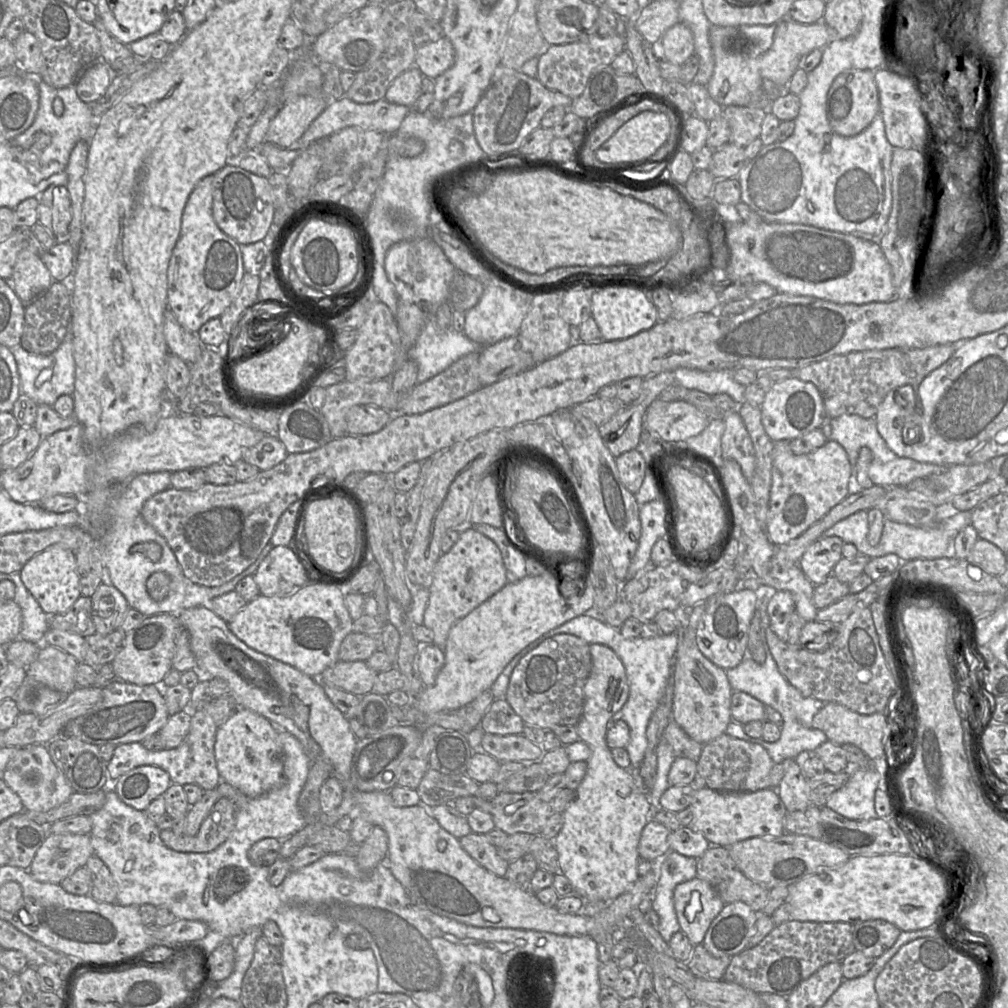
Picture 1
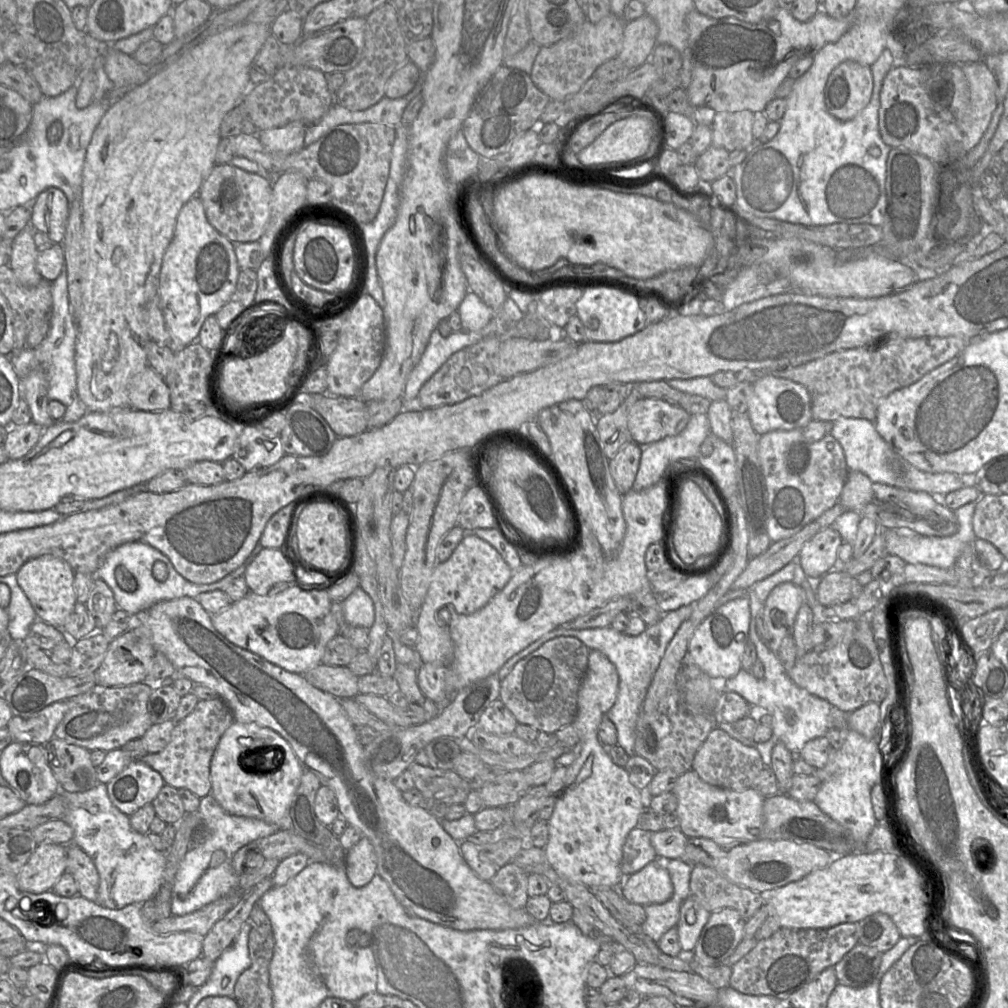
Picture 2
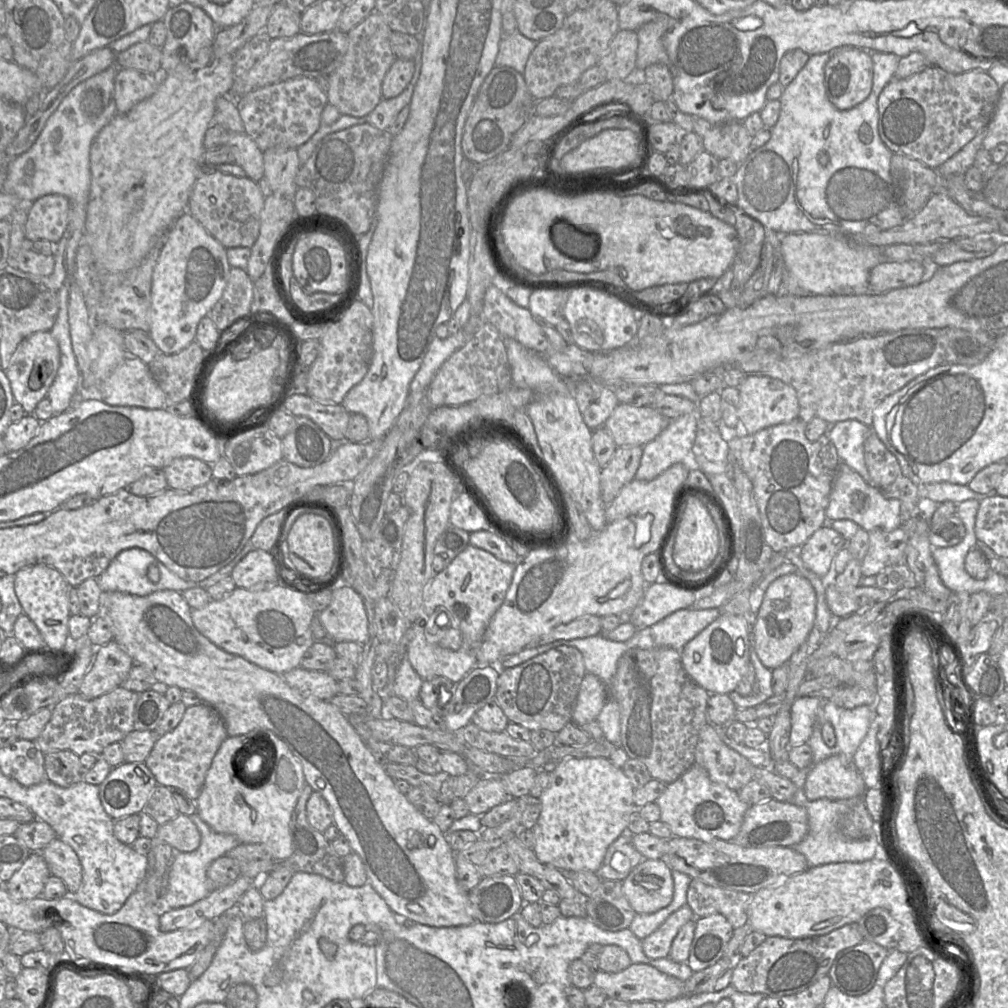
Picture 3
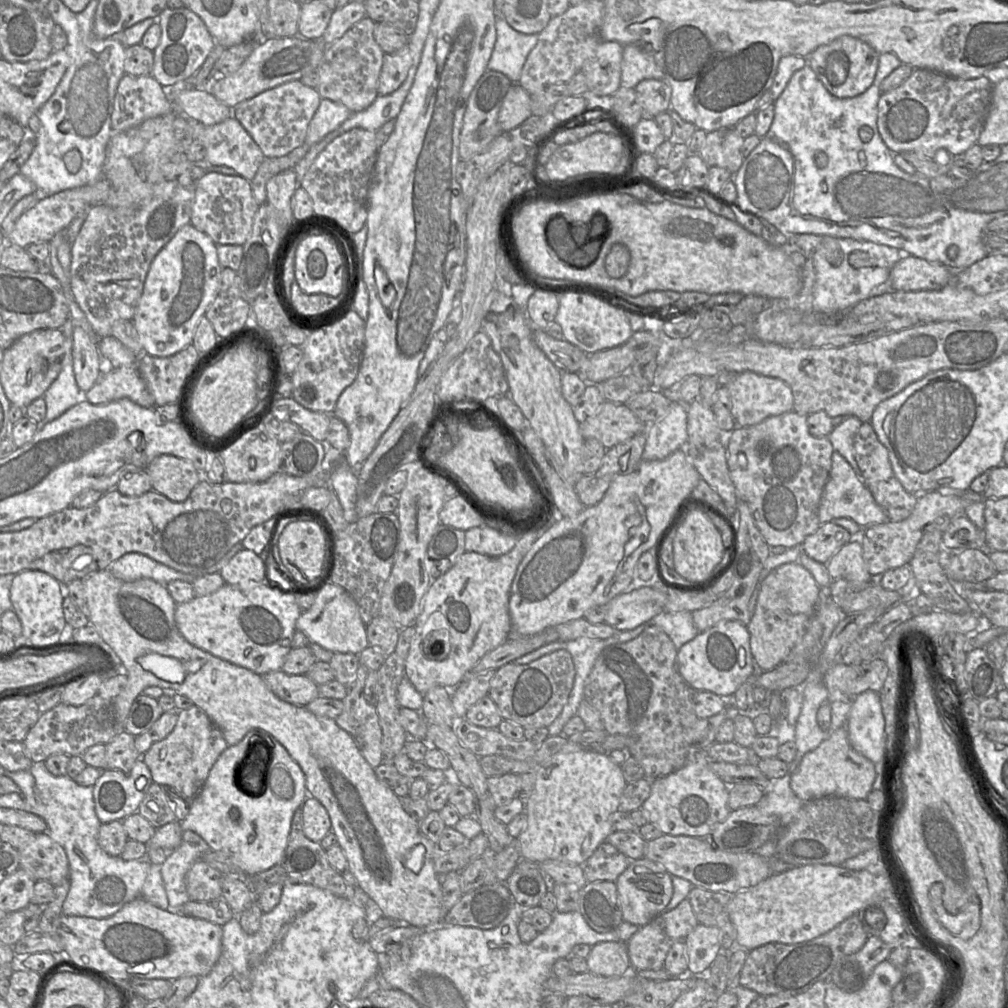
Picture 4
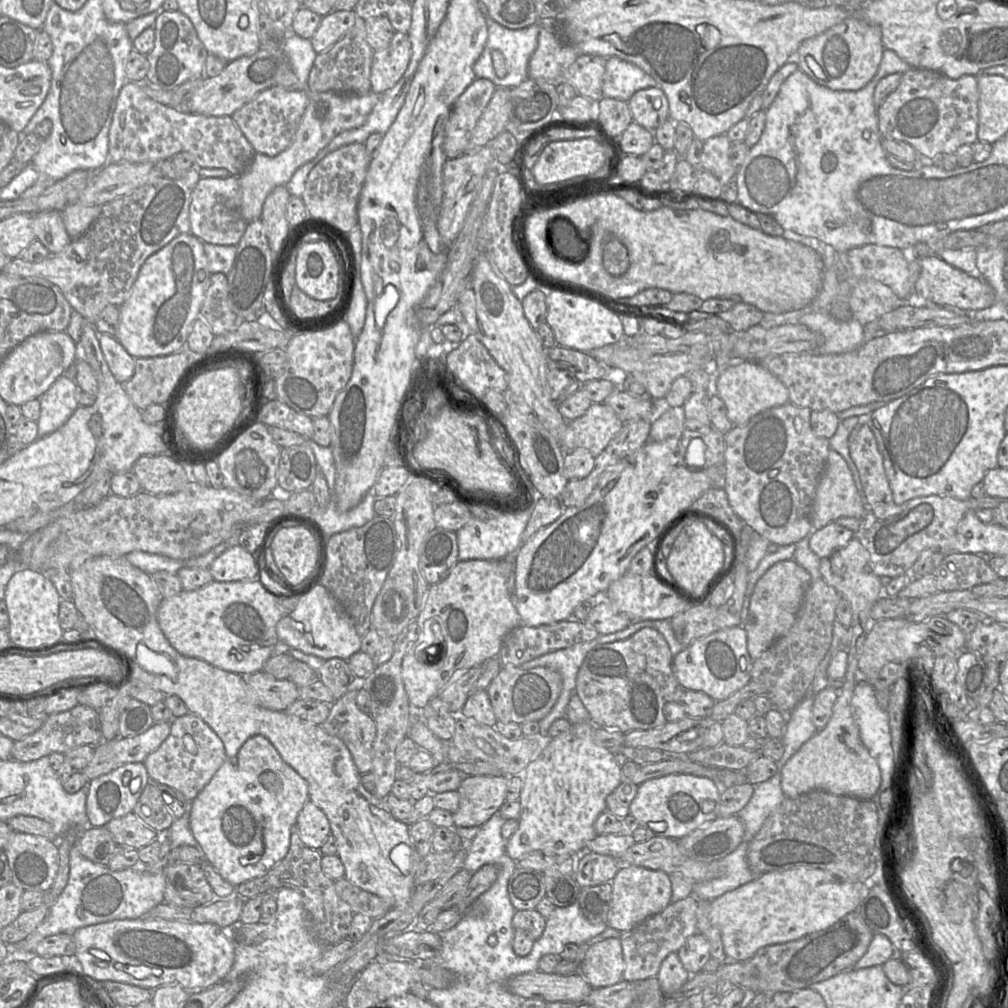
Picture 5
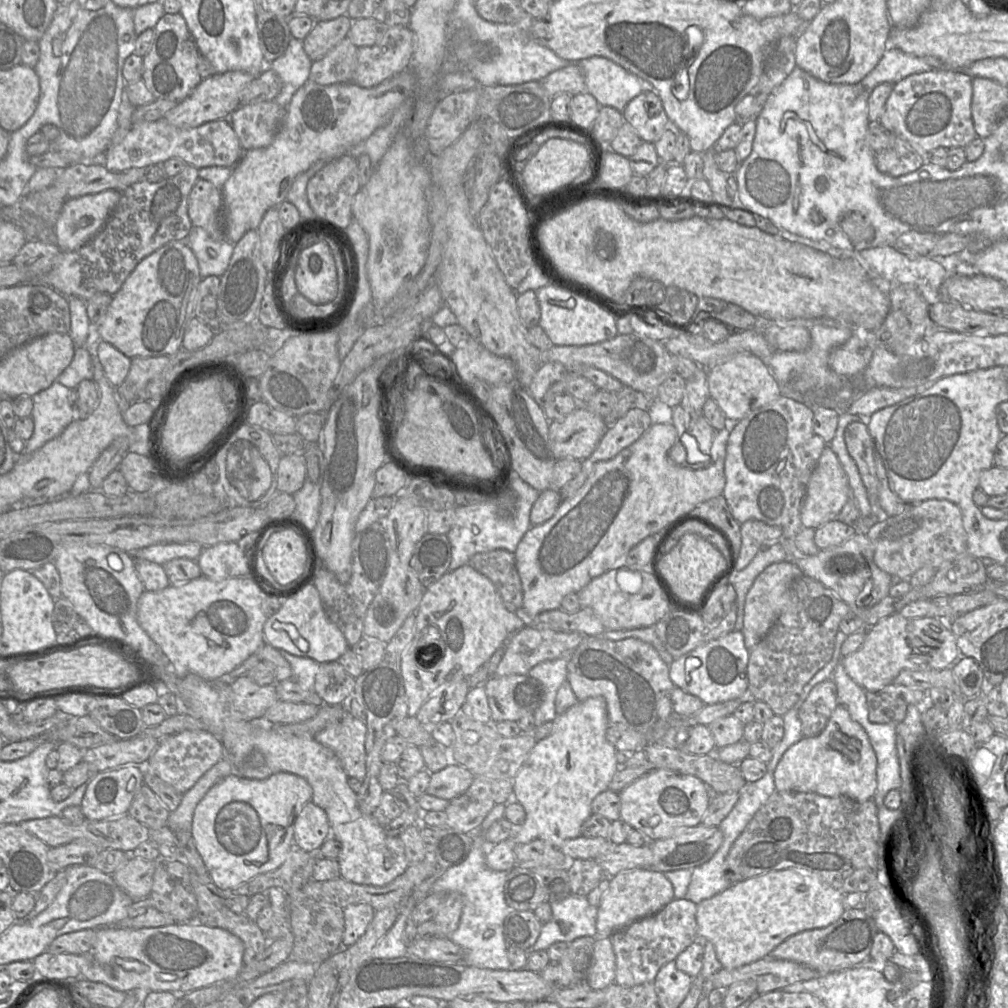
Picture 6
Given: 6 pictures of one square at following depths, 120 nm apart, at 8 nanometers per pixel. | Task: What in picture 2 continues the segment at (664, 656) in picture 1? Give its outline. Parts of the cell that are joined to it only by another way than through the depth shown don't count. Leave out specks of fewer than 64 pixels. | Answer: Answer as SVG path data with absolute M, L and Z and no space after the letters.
M685 605L677 610L667 612L655 625L647 626L646 630L638 636L628 636L611 627L575 630L557 628L530 644L528 647L511 657L497 672L502 681L513 669L515 664L537 650L545 642L561 636L574 637L580 640L589 650L602 652L616 667L619 676L619 686L616 701L607 712L607 718L614 723L617 729L617 744L621 746L629 756L635 755L635 729L642 710L642 706L660 662L665 654L667 646L673 639L681 624L692 614L693 605Z

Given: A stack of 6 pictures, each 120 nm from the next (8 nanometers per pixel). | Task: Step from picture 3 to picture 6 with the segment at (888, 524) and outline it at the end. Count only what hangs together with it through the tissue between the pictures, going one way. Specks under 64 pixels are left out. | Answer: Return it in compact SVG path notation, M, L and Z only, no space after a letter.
M826 446L807 483L805 496L800 509L800 519L804 528L817 529L835 520L851 497L848 477L830 446Z

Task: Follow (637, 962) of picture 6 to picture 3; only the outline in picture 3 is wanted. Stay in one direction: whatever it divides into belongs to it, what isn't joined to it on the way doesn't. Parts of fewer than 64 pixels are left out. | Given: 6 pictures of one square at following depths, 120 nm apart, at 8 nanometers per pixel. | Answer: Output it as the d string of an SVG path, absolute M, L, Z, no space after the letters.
M688 904L673 912L653 933L642 939L644 954L650 959L669 957L672 942L679 930L694 918Z

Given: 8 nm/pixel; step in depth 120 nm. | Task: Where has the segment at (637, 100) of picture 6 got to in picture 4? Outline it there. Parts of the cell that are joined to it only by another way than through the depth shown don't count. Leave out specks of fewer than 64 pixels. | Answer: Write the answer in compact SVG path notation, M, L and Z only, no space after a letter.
M644 79L634 89L638 101L644 109L644 117L654 118L671 108L672 90L665 80Z

